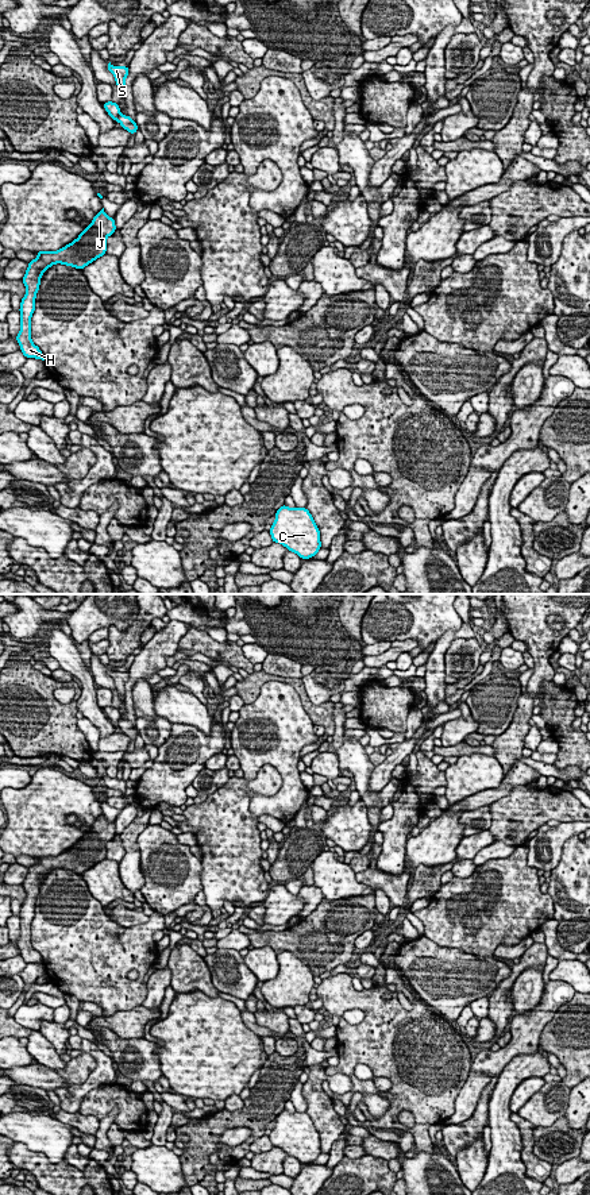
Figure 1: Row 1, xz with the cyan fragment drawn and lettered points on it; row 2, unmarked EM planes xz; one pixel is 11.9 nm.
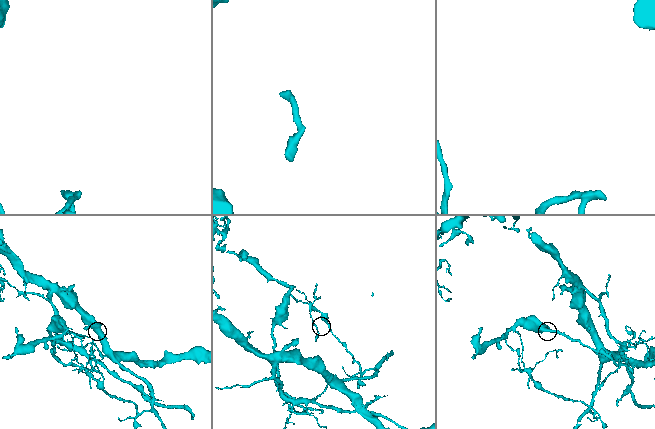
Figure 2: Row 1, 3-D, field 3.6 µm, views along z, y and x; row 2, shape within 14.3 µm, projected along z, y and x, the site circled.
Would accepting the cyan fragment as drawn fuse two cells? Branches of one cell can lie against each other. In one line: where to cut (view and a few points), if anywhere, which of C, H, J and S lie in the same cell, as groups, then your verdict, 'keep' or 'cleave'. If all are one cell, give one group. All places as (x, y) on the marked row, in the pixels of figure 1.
cut xz (120, 115), (116, 120); groups C / H J S; cleave

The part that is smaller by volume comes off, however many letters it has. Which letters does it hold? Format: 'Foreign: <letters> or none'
Foreign: H, J, S

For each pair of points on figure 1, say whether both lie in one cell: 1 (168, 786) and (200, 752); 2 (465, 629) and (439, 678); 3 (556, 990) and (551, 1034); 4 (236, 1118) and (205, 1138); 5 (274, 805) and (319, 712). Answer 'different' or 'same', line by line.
1: same
2: same
3: different
4: same
5: different

